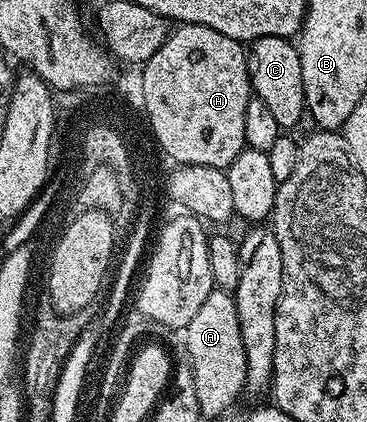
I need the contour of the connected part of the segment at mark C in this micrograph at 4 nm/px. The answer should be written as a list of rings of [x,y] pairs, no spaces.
[[[264,36],[252,41],[247,48],[249,61],[249,87],[252,95],[271,110],[275,122],[282,130],[293,130],[306,115],[305,95],[303,94],[303,66],[299,66],[297,45],[292,39],[283,36]]]

